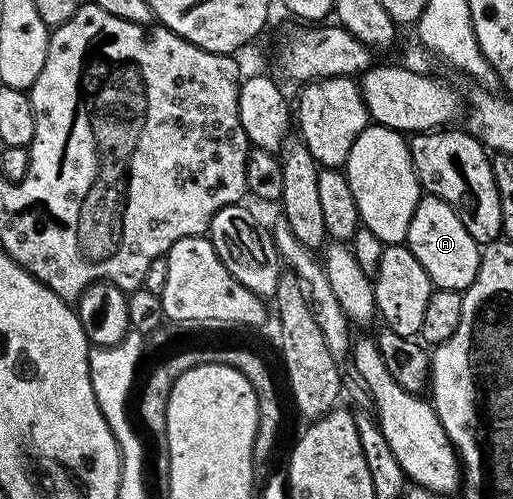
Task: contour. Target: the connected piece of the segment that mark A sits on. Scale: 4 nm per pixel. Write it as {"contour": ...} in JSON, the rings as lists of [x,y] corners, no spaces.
{"contour":[[[421,195],[414,218],[410,218],[406,243],[436,288],[463,292],[474,282],[480,265],[481,245],[470,238],[466,226],[462,226],[462,218],[458,218],[458,214],[442,198]]]}

